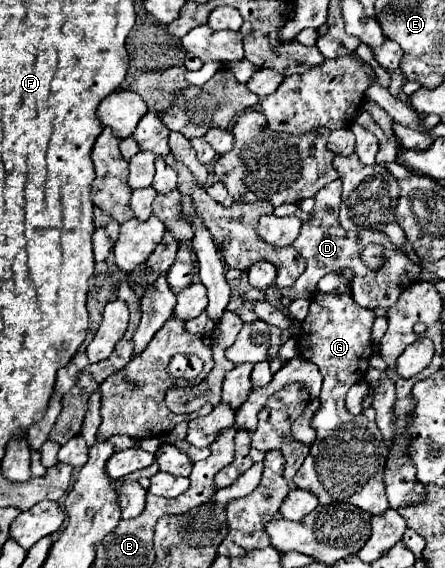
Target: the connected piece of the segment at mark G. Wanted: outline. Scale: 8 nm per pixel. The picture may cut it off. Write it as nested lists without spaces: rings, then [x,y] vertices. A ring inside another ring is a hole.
[[[351,291],[339,293],[315,293],[309,313],[301,323],[297,335],[297,351],[303,359],[315,363],[323,375],[323,389],[319,395],[321,407],[311,419],[311,427],[317,433],[311,451],[295,473],[293,483],[299,489],[311,491],[317,495],[319,503],[351,503],[371,515],[383,513],[389,505],[385,499],[383,471],[389,455],[389,447],[381,439],[381,431],[375,421],[369,421],[363,413],[351,415],[345,407],[347,391],[365,377],[369,367],[369,357],[373,353],[371,343],[371,325],[375,313],[357,305],[351,297]]]

